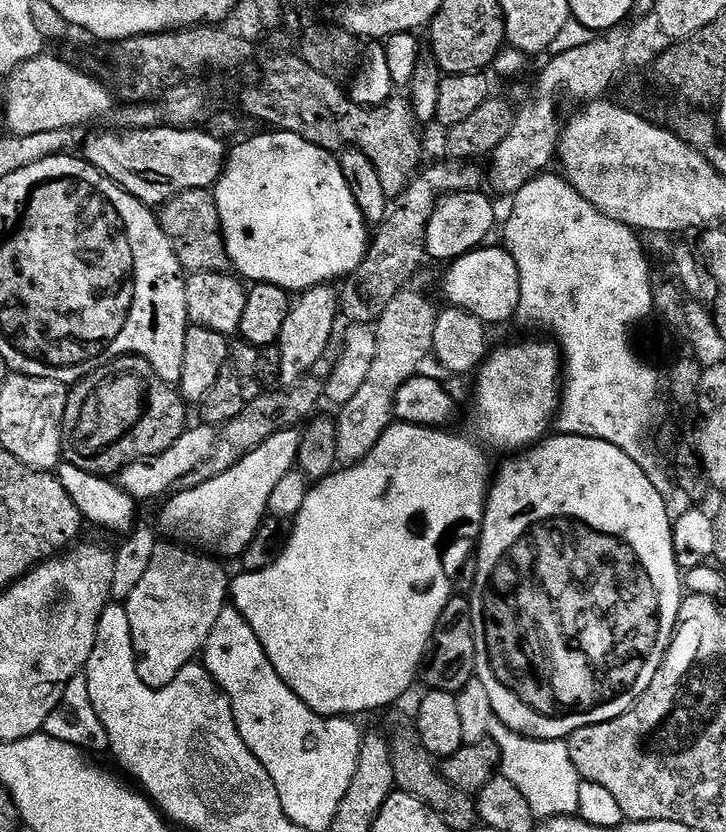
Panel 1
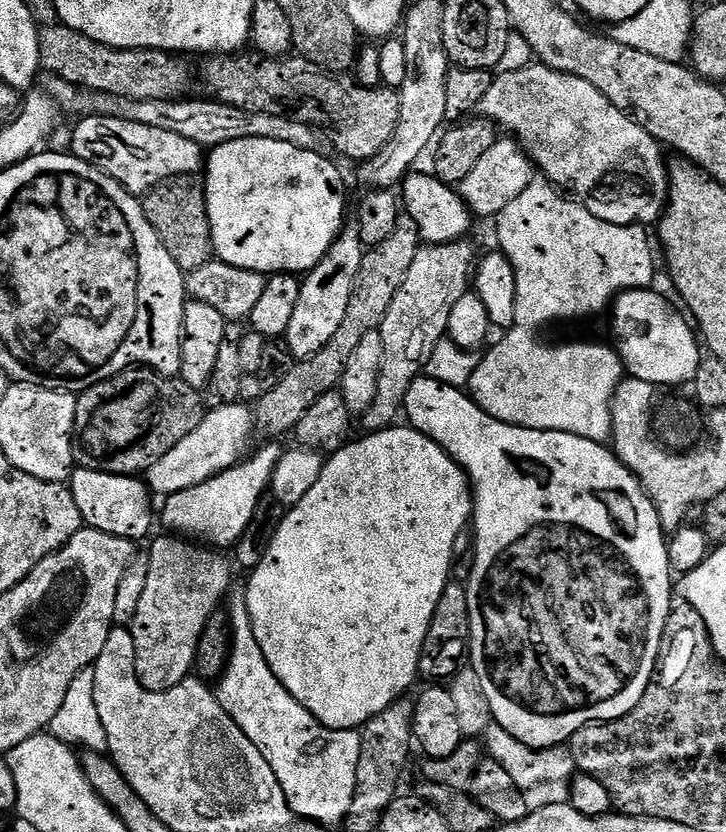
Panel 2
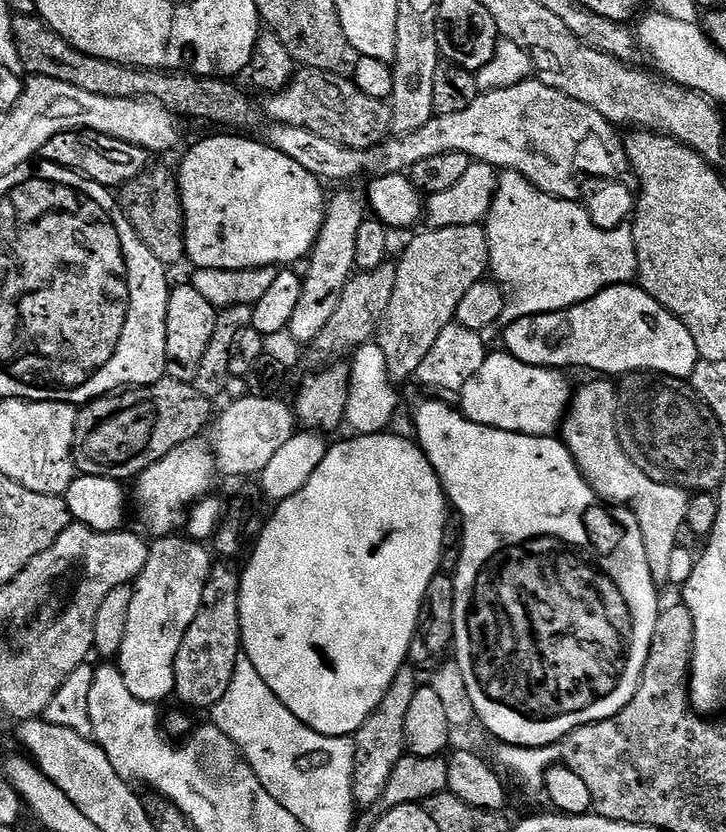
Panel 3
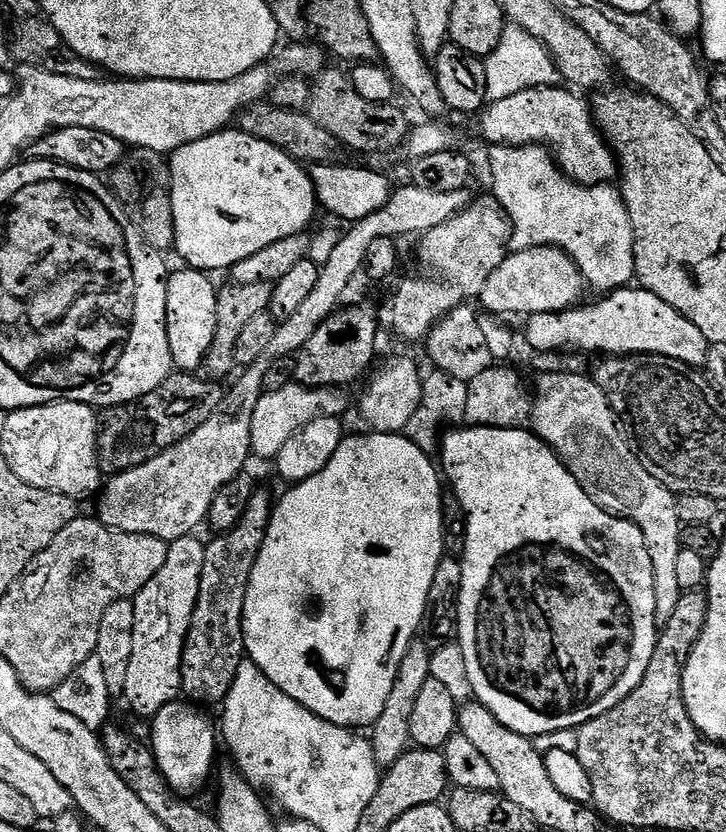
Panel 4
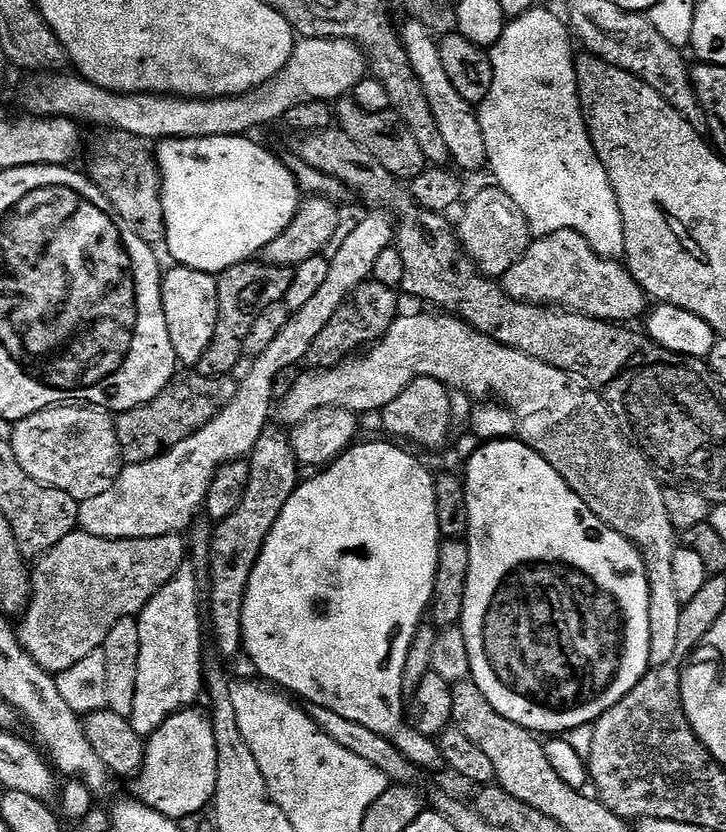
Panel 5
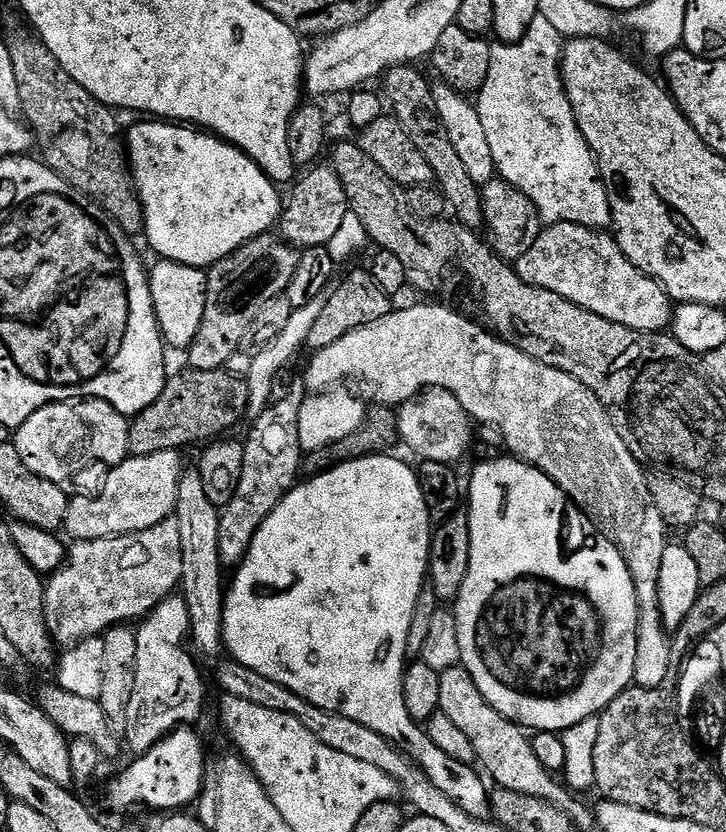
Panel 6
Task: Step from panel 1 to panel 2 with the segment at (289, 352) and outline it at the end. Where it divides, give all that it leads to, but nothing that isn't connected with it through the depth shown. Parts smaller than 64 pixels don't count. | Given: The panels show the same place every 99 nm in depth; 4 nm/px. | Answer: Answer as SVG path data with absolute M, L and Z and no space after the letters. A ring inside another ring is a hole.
M345 223L330 250L326 250L324 257L303 277L298 307L294 309L286 333L288 351L297 361L318 354L318 350L322 350L322 346L326 346L334 334L338 334L338 326L342 326L342 318L346 318L346 306L350 306L350 294L354 290L358 270L362 270L365 251L359 223Z

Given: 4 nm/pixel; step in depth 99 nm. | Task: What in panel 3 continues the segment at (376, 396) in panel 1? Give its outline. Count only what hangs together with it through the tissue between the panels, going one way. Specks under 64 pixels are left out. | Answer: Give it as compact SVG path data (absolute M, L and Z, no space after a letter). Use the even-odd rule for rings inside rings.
M480 224L427 231L414 237L404 257L398 260L398 282L378 340L389 361L408 374L415 373L418 365L430 354L442 330L455 321L458 306L462 298L470 294L470 286L485 279L490 268L488 233Z

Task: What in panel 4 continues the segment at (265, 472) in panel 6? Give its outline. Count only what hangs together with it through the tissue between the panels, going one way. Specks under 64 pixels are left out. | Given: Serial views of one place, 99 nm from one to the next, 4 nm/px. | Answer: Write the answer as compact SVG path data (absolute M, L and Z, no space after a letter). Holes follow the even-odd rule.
M257 490L250 498L246 514L234 526L234 530L213 535L204 549L202 582L194 618L190 622L188 637L182 654L183 695L200 706L223 705L224 699L234 686L238 666L246 658L244 650L244 607L246 590L250 586L250 574L262 542L266 542L266 530L274 507L274 496L264 490Z

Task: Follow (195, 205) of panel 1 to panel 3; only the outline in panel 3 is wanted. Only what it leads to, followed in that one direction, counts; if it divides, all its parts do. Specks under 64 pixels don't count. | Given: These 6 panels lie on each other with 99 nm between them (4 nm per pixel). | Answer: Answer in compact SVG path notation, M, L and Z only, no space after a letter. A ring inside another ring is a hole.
M148 167L141 176L119 189L118 199L136 233L165 266L185 259L184 204L180 201L180 181L173 169L171 172L168 168Z

